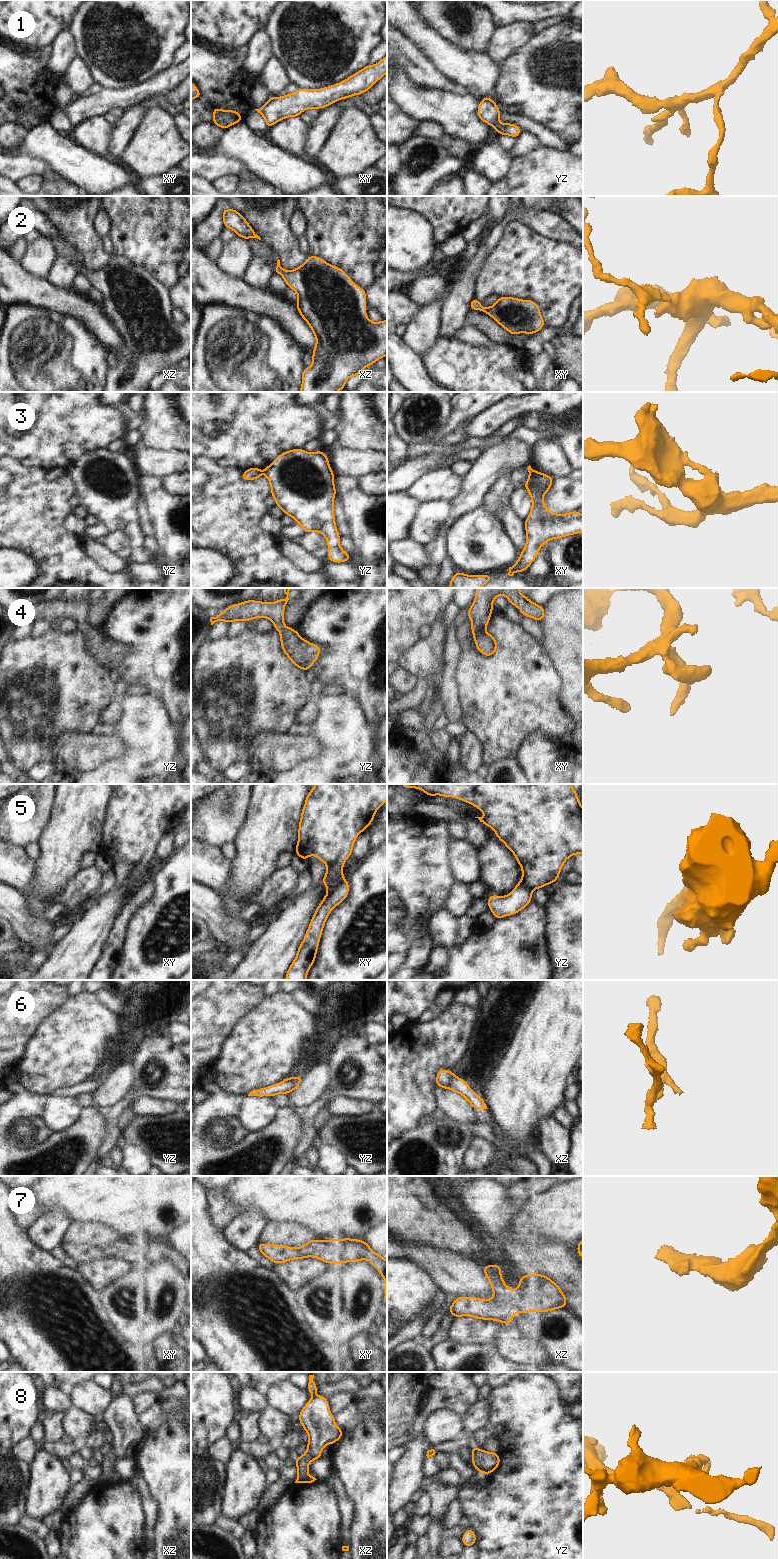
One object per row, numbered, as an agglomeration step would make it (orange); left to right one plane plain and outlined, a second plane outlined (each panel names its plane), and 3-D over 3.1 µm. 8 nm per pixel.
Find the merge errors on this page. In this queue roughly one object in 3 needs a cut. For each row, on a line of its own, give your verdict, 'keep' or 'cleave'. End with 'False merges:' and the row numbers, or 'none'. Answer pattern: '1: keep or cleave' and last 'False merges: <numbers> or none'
1: keep
2: keep
3: keep
4: keep
5: cleave
6: cleave
7: keep
8: keep
False merges: 5, 6

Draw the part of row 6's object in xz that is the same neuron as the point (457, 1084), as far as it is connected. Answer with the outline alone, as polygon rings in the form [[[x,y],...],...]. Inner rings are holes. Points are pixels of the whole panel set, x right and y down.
[[[453,1070],[450,1072],[452,1074],[449,1087],[451,1091],[455,1091],[458,1094],[462,1095],[471,1104],[474,1110],[488,1109],[484,1102],[484,1099],[482,1097],[479,1097],[474,1091],[470,1089],[468,1082],[456,1076],[453,1073]]]

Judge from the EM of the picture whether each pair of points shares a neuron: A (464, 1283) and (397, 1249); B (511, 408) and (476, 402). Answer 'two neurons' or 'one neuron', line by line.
A: one neuron
B: two neurons

